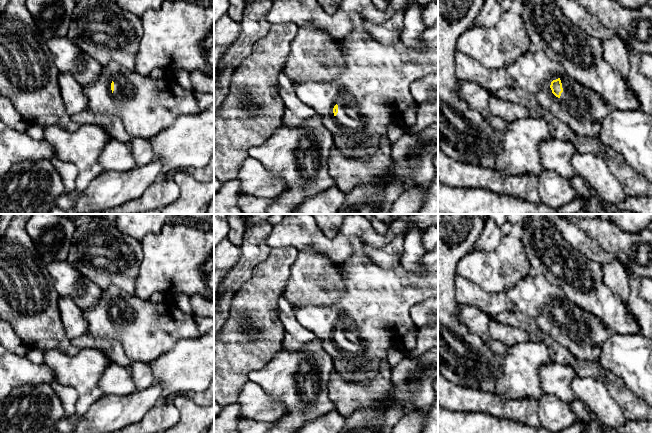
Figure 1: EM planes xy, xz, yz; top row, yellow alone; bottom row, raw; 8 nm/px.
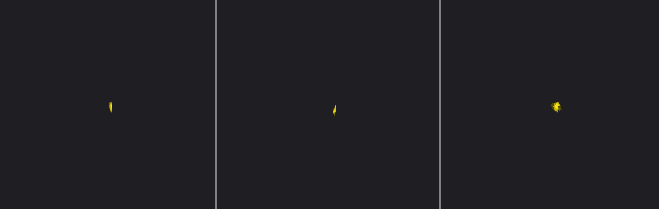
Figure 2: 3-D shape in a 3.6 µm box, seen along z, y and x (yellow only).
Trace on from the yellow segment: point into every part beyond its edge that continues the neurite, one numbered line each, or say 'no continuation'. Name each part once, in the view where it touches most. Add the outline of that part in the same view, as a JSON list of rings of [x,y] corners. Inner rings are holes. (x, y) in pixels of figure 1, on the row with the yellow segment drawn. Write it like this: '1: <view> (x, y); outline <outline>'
1: yz (582, 109); outline [[[456,51],[454,66],[461,83],[475,82],[490,93],[518,87],[533,94],[545,110],[587,138],[598,139],[601,121],[612,109],[600,94],[569,77],[541,51],[527,52],[511,65],[498,69],[489,69]],[[558,78],[563,88],[559,98],[550,88],[551,82]]]

